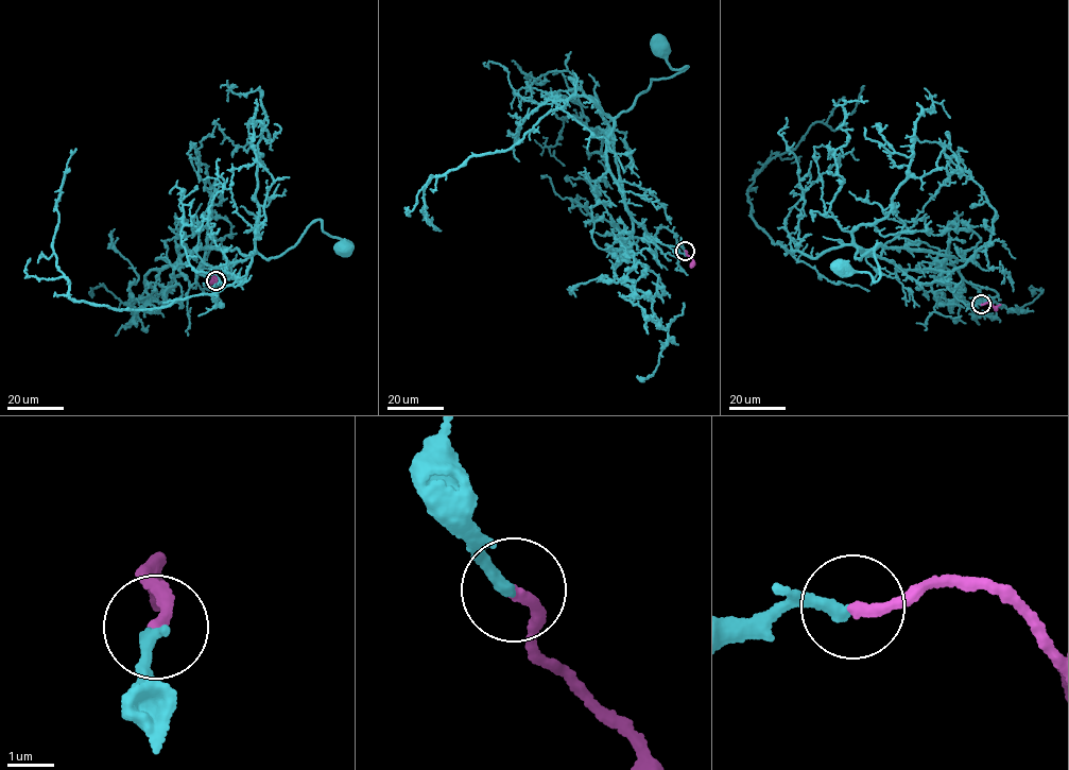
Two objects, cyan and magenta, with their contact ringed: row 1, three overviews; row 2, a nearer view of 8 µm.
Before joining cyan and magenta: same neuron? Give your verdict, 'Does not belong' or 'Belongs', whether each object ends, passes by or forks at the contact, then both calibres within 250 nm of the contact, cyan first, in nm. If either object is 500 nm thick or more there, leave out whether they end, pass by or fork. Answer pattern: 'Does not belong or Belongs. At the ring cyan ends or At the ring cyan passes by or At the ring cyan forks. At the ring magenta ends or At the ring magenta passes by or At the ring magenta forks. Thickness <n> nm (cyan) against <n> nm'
Does not belong. At the ring cyan ends. At the ring magenta ends. Thickness 280 nm (cyan) against 240 nm

